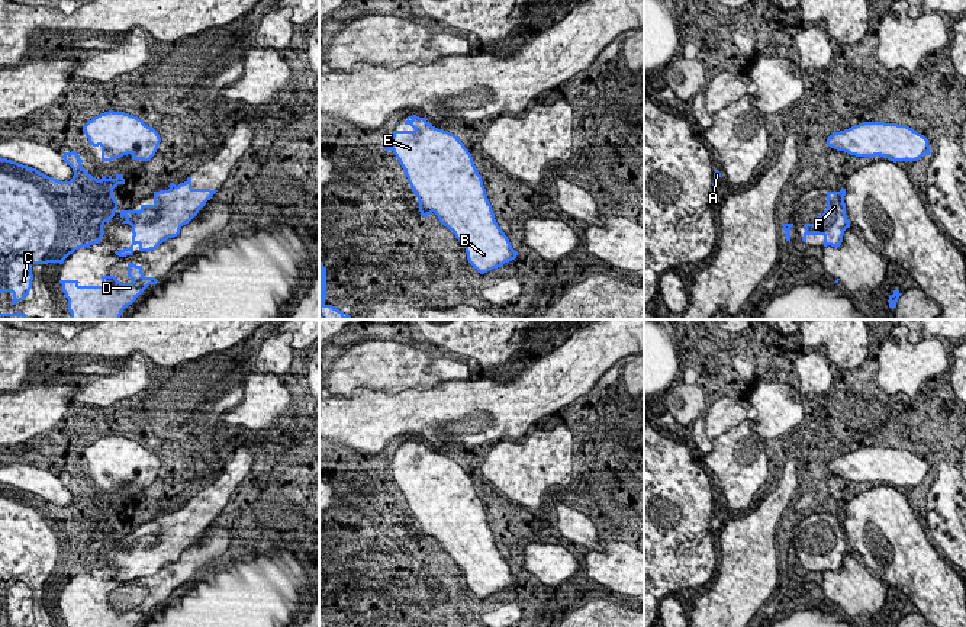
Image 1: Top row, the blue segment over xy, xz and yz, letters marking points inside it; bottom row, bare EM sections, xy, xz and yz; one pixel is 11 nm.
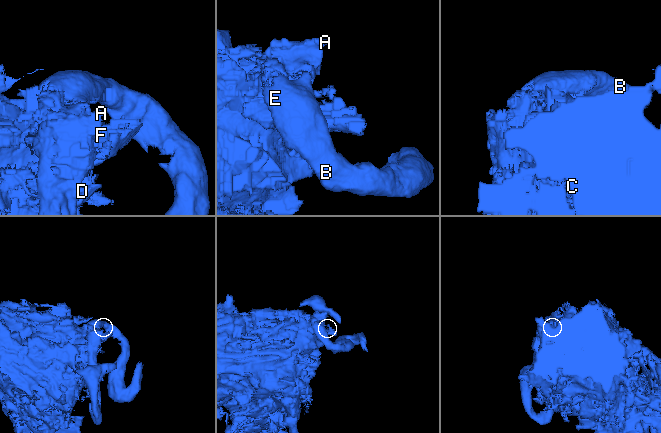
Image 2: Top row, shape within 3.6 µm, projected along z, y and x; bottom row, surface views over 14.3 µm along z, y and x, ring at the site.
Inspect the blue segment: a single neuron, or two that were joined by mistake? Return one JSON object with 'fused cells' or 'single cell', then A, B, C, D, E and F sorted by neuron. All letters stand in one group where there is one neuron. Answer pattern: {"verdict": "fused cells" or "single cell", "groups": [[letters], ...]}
{"verdict": "fused cells", "groups": [["A", "B"], ["C", "D", "E", "F"]]}

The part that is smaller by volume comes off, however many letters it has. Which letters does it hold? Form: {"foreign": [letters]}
{"foreign": ["A", "B"]}

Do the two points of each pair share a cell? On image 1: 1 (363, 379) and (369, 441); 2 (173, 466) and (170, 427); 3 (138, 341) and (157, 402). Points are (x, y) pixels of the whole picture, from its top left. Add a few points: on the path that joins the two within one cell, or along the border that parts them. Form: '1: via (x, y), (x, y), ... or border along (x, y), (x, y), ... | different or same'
1: border along (396, 394), (357, 386), (348, 396), (334, 396) | different
2: border along (202, 431), (186, 431), (158, 459) | different
3: border along (161, 365), (171, 367) | different

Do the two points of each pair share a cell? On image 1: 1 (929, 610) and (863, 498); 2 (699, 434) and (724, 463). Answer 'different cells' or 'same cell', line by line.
1: same cell
2: different cells

